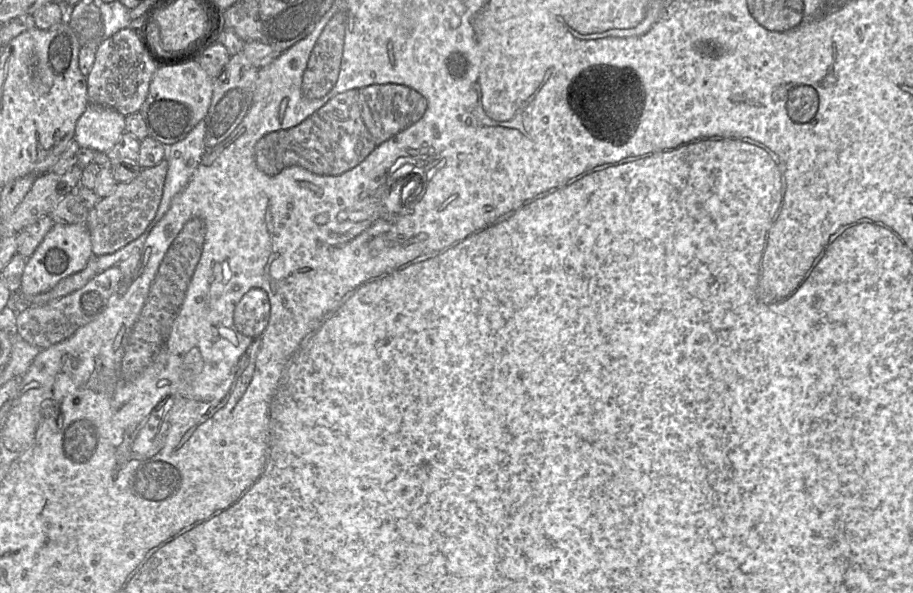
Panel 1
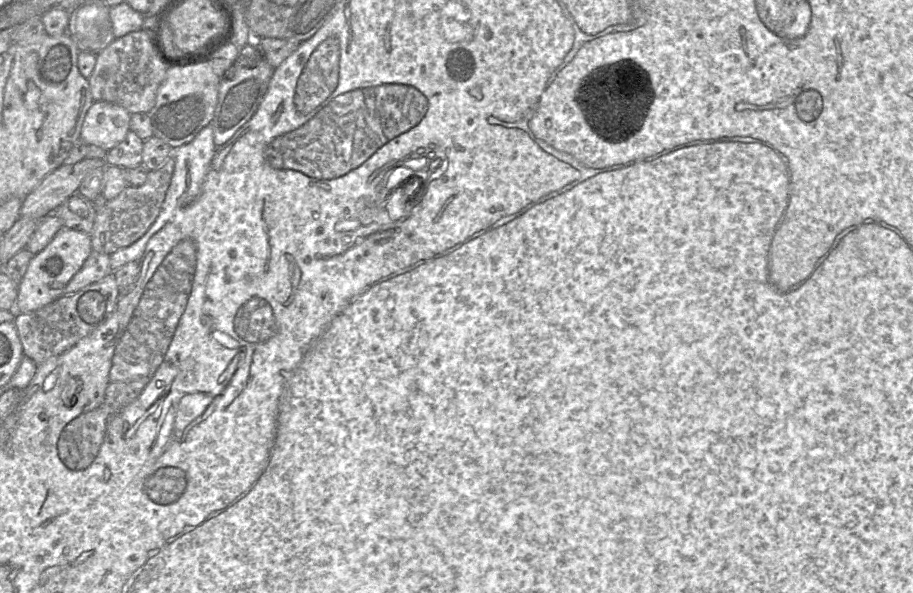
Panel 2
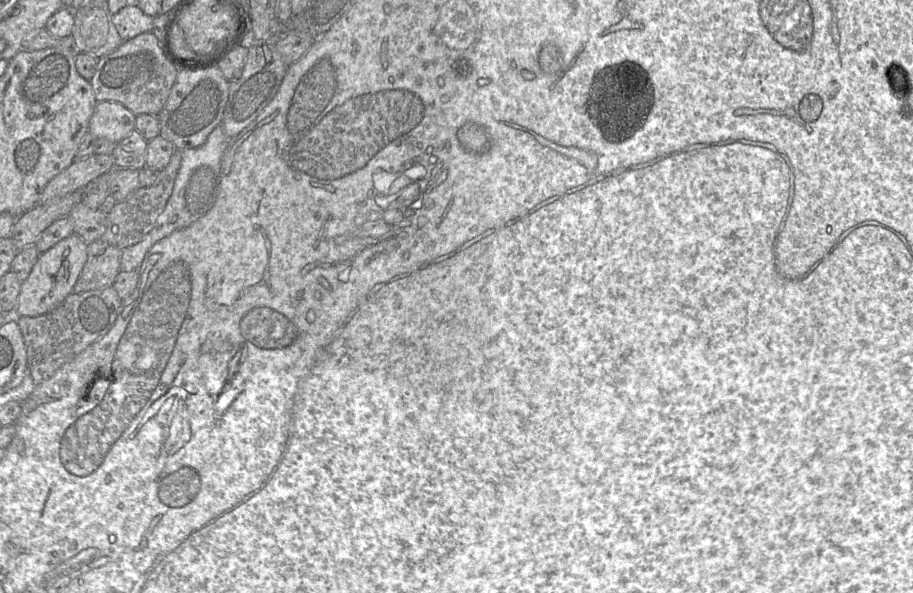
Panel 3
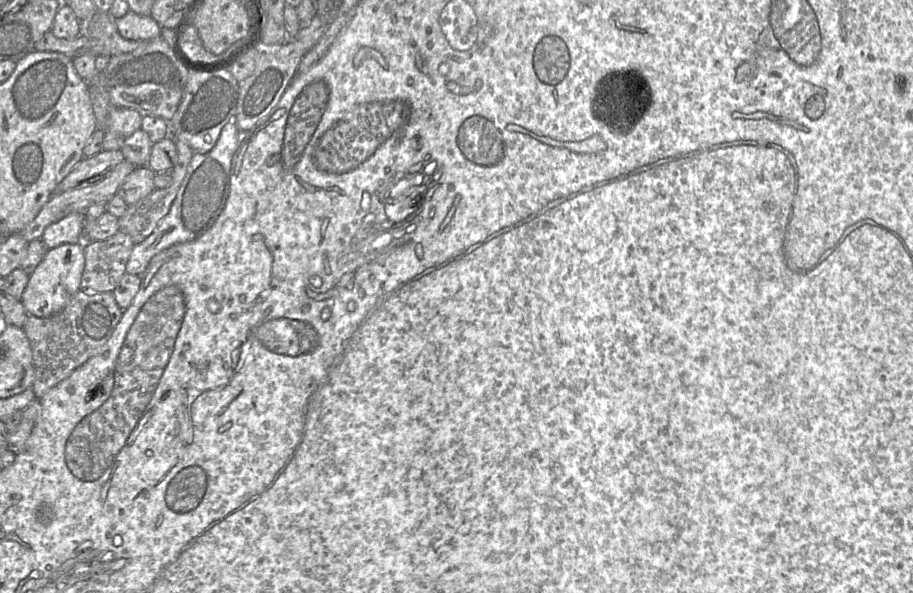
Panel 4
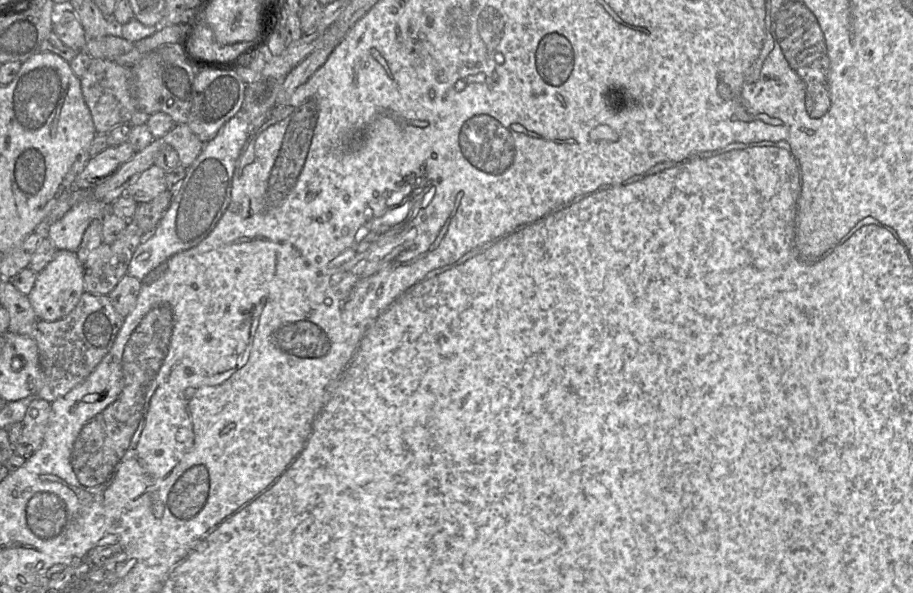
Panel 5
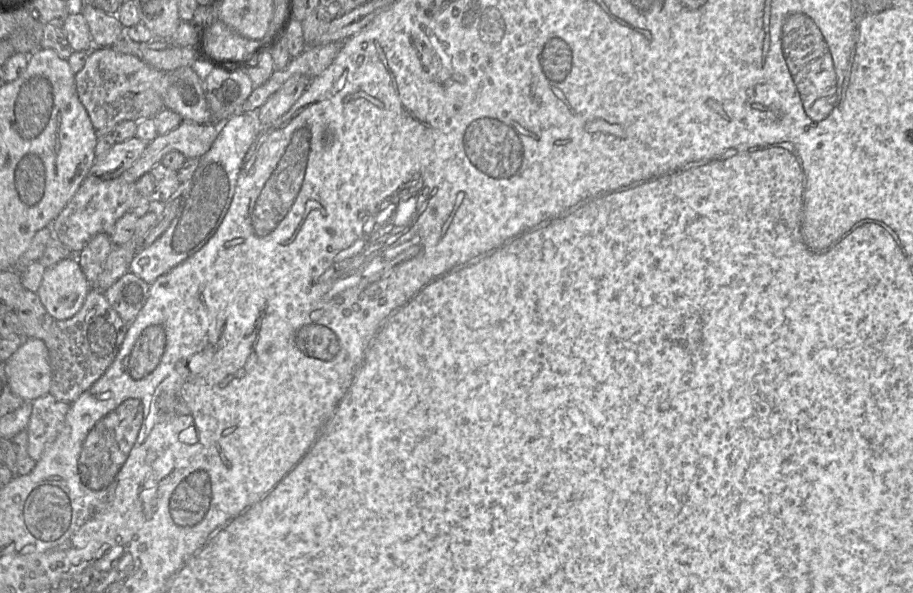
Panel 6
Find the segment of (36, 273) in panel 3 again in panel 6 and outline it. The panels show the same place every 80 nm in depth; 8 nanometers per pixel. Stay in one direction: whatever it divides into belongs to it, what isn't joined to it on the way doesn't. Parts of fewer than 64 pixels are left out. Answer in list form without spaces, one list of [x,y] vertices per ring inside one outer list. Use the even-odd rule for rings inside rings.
[[[76,256],[46,268],[37,295],[55,320],[73,317],[83,306],[90,285]]]

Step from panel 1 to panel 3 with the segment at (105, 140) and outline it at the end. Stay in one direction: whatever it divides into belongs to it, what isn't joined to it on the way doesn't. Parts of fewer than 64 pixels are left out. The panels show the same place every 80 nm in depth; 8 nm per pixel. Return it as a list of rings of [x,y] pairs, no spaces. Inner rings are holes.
[[[97,102],[89,123],[89,133],[119,143],[135,130],[136,115],[118,102]]]

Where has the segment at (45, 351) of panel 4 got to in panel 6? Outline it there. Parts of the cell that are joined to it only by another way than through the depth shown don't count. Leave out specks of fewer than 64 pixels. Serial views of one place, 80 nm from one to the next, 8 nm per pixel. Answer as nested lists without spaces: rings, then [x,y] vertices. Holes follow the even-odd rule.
[[[90,290],[81,309],[71,318],[56,320],[45,342],[52,371],[49,394],[68,403],[88,390],[114,361],[130,323],[121,319],[101,291]]]

